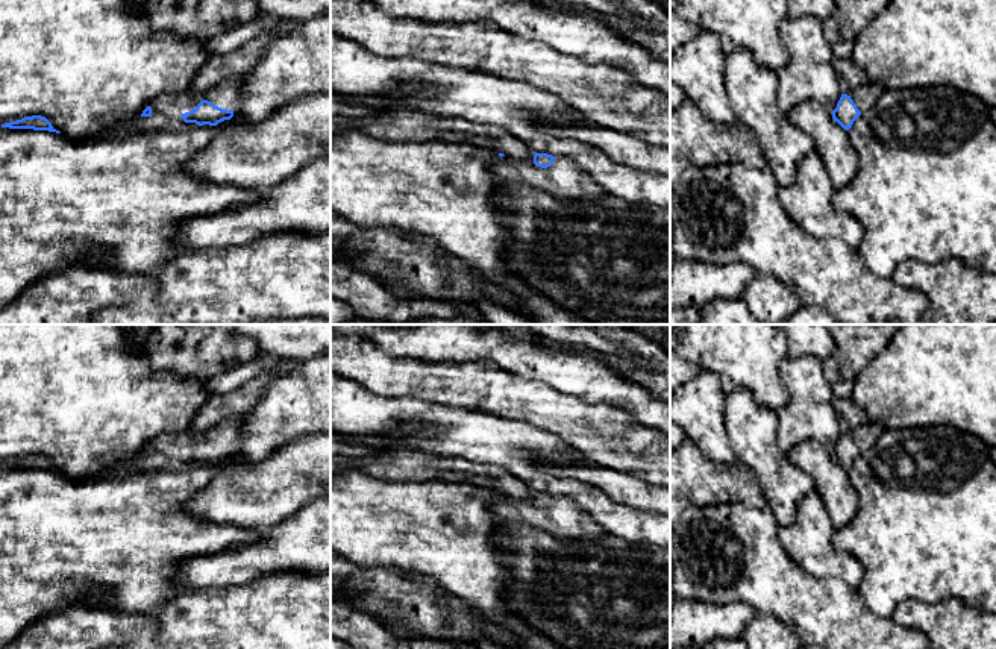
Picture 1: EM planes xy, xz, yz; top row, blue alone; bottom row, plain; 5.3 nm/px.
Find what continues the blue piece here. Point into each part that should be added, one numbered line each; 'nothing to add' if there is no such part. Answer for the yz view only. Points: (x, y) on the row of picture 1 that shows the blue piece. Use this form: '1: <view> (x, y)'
1: yz (864, 96)

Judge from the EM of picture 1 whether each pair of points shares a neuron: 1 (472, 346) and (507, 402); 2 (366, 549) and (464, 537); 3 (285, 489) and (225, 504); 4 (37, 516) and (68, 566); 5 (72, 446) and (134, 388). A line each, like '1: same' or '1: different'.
1: different
2: same
3: same
4: same
5: same

